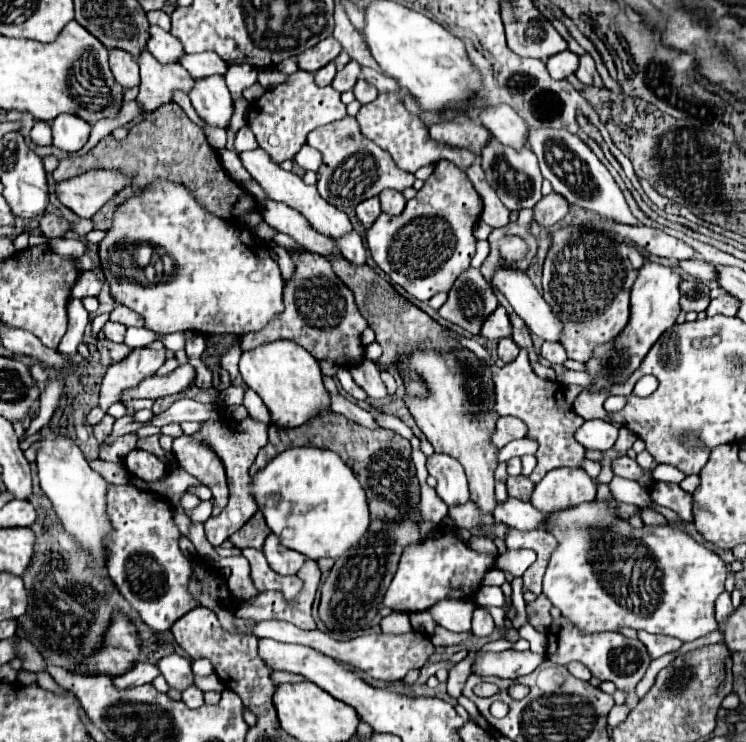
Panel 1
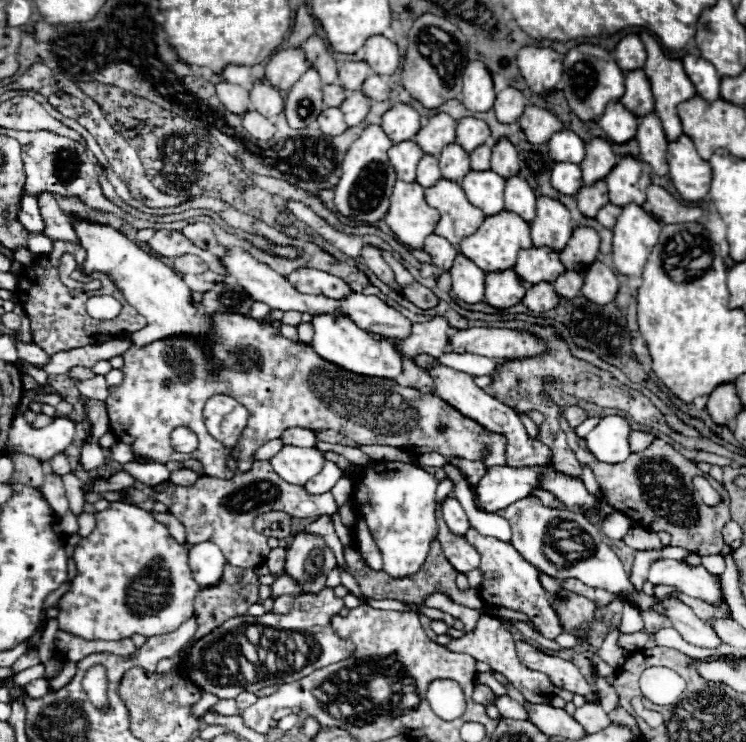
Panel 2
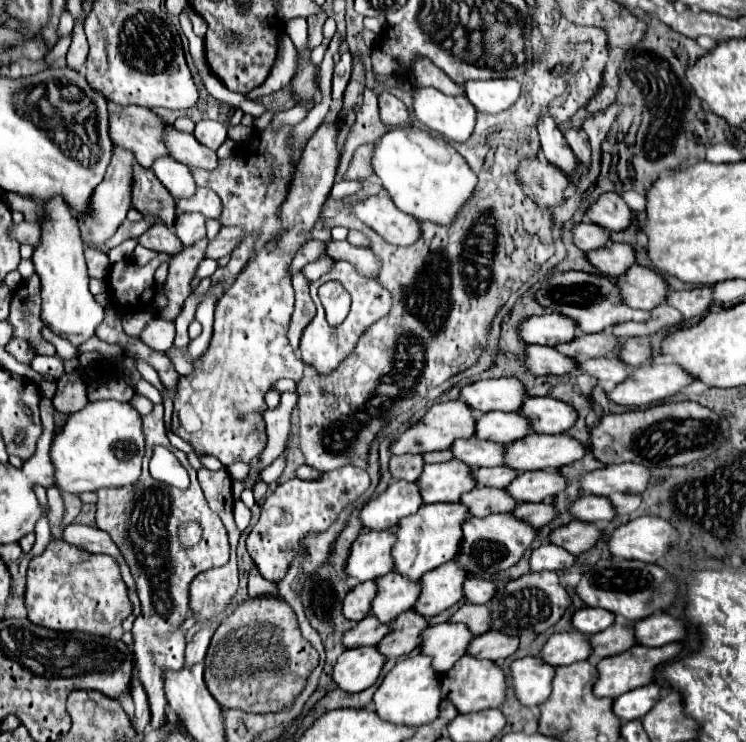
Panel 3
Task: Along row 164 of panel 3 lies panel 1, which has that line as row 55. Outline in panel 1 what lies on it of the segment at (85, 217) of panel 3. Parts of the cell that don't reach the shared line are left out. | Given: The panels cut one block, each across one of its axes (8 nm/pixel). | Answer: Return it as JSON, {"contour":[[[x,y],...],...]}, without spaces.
{"contour":[[[112,48],[110,50],[110,68],[114,72],[116,82],[120,82],[124,88],[134,88],[140,84],[140,70],[134,56],[126,50]]]}

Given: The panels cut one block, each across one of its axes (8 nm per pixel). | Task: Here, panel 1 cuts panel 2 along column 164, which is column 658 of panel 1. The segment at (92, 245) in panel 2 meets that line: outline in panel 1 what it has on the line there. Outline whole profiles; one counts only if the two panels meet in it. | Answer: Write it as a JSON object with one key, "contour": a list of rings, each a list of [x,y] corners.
{"contour":[[[654,262],[642,266],[634,282],[634,288],[630,290],[630,324],[626,324],[622,336],[616,336],[614,340],[600,344],[592,352],[592,358],[586,362],[586,374],[592,376],[592,384],[586,386],[586,390],[600,392],[614,384],[624,384],[630,378],[630,374],[640,366],[646,352],[654,346],[662,332],[676,324],[676,316],[680,312],[678,284],[680,276],[672,268]]]}

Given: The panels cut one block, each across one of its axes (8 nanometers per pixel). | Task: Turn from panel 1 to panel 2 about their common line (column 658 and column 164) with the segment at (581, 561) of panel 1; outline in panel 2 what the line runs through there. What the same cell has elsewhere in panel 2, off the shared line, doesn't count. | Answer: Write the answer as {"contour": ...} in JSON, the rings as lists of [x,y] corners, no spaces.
{"contour":[[[112,502],[110,508],[98,512],[96,514],[96,528],[94,528],[94,532],[78,542],[72,558],[76,562],[78,574],[72,580],[72,588],[58,602],[60,614],[58,614],[56,620],[58,620],[58,628],[62,632],[74,634],[74,636],[82,636],[84,640],[122,640],[122,638],[130,638],[132,634],[142,634],[142,636],[150,638],[150,636],[162,636],[162,634],[174,632],[178,626],[182,626],[194,614],[194,598],[196,598],[200,586],[192,578],[192,572],[190,572],[190,566],[188,566],[188,548],[184,544],[176,542],[170,536],[168,528],[164,524],[160,524],[158,520],[154,520],[154,516],[150,512],[146,512],[146,510],[138,508],[138,506],[132,506],[132,504],[126,504],[126,502]]]}

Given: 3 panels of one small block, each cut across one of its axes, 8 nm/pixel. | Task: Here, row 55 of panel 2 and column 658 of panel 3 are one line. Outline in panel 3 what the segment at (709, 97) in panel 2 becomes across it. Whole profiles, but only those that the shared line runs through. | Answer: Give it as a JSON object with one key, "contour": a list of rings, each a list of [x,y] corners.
{"contour":[[[648,684],[648,686],[636,688],[636,690],[630,690],[622,696],[618,696],[612,704],[612,710],[624,722],[638,720],[646,712],[650,712],[650,708],[654,706],[654,702],[658,702],[658,698],[660,698],[660,686]]]}

